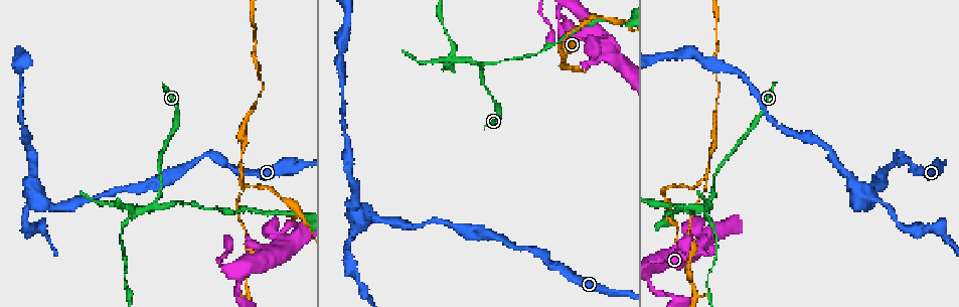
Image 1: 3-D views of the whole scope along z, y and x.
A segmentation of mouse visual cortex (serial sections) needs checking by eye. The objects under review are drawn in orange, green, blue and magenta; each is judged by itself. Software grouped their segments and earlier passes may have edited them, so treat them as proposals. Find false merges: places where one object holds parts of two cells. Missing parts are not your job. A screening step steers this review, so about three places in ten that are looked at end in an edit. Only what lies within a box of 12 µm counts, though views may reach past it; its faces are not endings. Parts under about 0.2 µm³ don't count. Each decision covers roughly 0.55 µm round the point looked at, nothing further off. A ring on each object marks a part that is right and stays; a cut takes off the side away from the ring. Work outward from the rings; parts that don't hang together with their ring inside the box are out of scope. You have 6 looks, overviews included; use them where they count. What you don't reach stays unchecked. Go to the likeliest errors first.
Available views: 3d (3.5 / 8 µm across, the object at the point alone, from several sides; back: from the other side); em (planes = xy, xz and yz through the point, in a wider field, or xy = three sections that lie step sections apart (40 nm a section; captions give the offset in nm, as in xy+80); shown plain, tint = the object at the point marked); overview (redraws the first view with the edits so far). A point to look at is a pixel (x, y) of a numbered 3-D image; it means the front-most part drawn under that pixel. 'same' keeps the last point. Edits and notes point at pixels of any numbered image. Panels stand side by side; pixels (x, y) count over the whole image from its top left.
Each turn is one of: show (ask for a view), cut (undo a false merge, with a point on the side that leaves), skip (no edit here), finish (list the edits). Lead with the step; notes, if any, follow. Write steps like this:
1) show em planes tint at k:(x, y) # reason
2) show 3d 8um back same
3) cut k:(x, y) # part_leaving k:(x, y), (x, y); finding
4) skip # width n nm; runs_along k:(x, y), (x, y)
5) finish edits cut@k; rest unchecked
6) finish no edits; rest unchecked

show 3d 3.5um at 1:(566, 58) # sharp bend

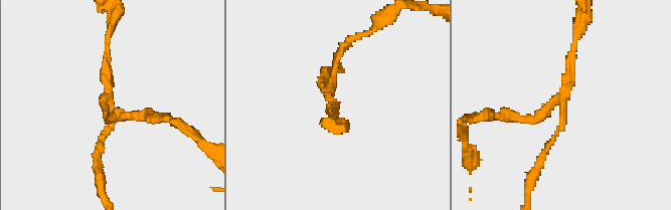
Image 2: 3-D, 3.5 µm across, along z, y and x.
show em planes tint at 2:(109, 101) # need the tissue

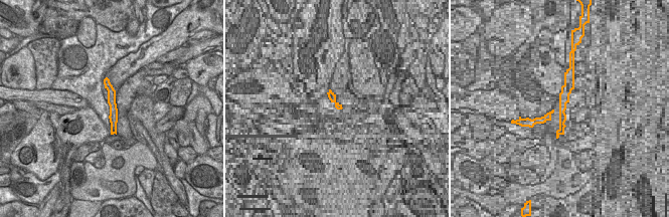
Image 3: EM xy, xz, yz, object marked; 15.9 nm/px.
cut 2:(527, 120) # part_leaving 2:(558, 100), (532, 120), (483, 117); a second cell is stuck on

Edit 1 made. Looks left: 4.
show overview

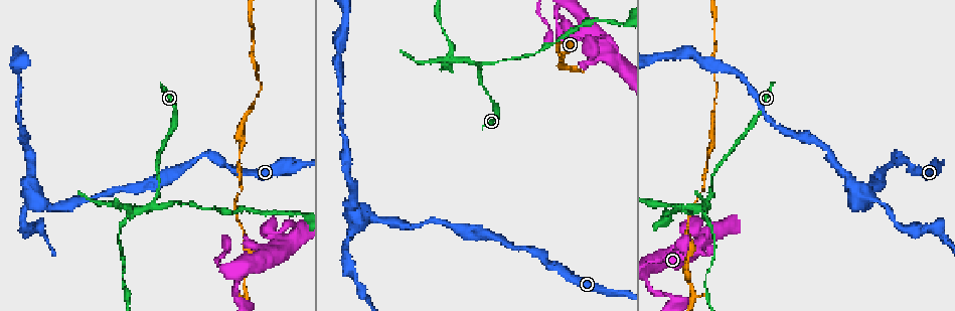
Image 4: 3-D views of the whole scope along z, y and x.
show em xy step 5 tint at 4:(477, 65) # arms part here

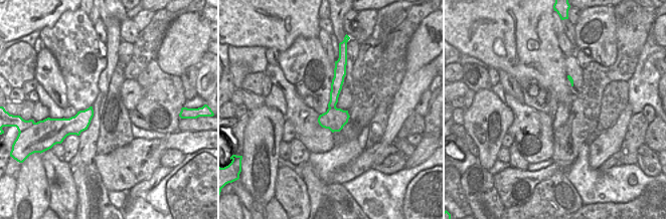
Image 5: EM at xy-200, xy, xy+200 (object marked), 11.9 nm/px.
show 3d 3.5um same

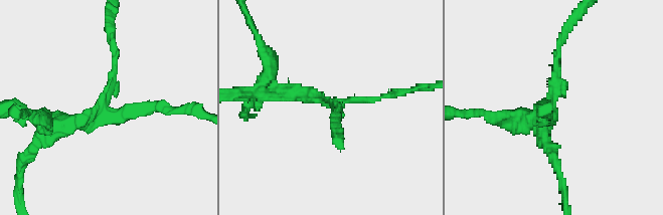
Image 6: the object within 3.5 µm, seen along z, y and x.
cut 6:(269, 50) # border 5:(335, 106), (329, 108); two cells meet here

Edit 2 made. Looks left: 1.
finish edits cut@2, cut@6; rest unchecked

